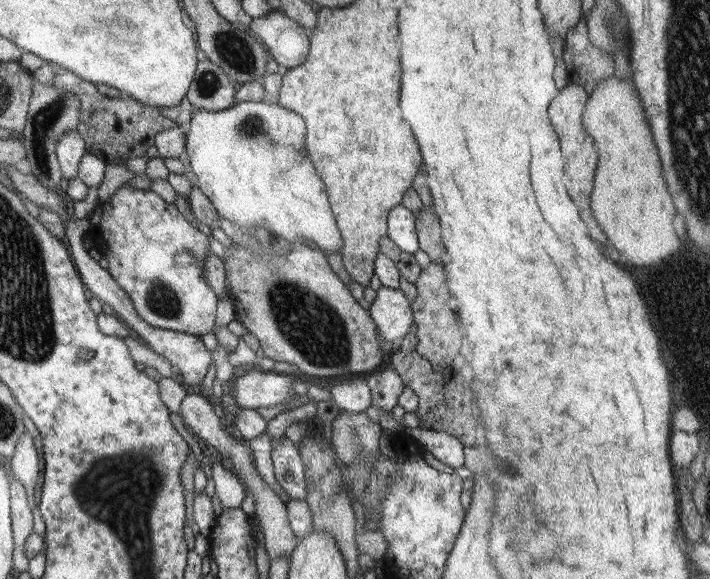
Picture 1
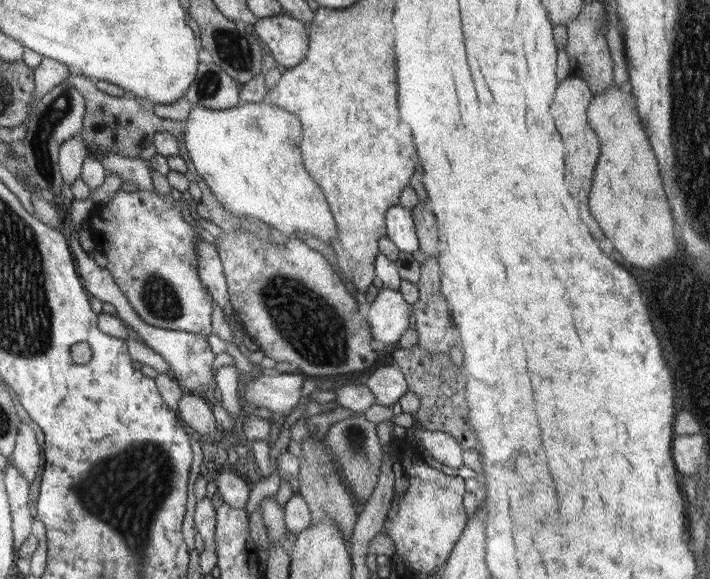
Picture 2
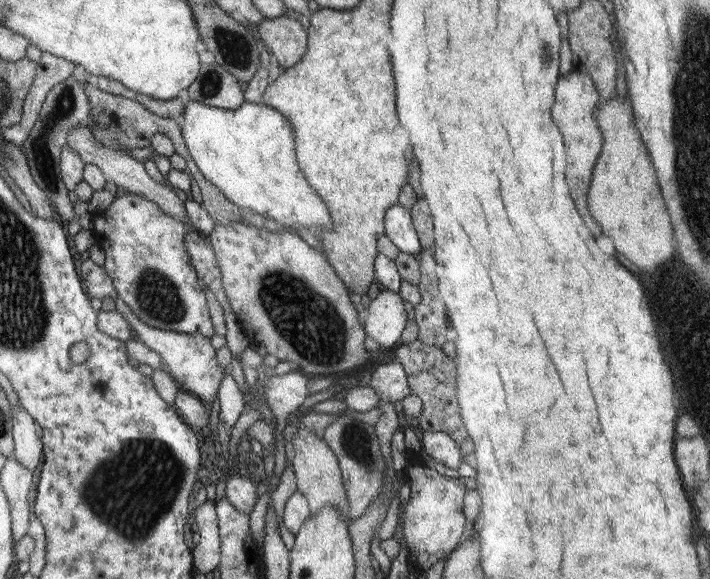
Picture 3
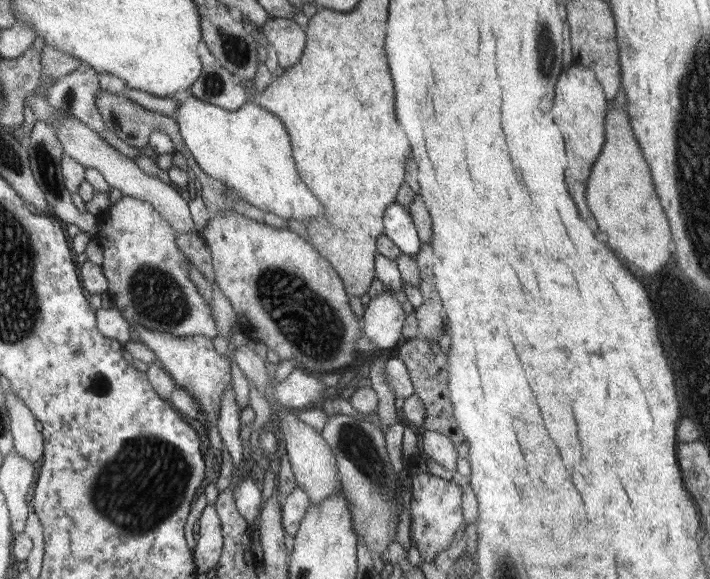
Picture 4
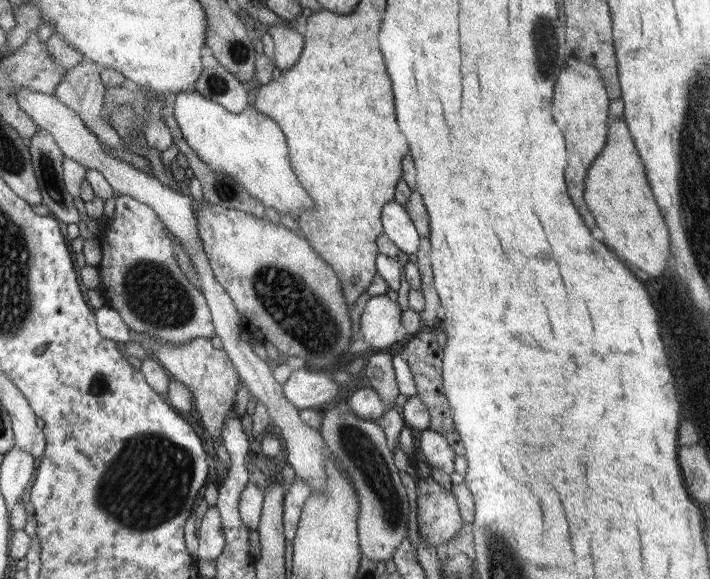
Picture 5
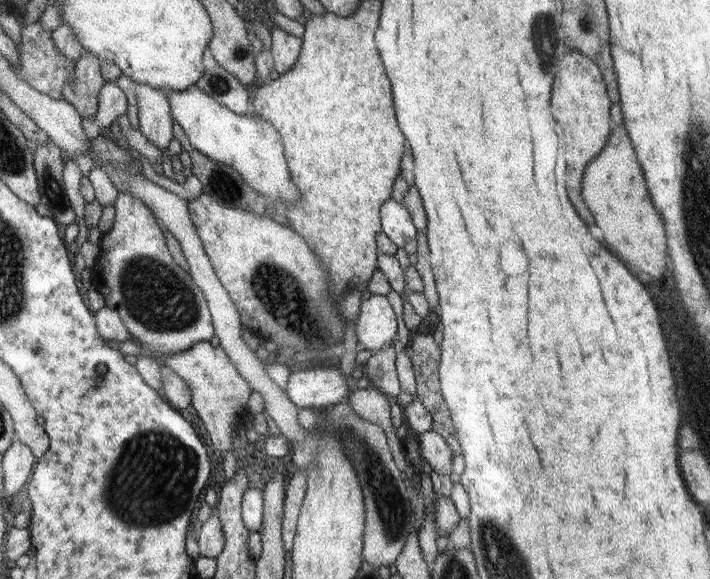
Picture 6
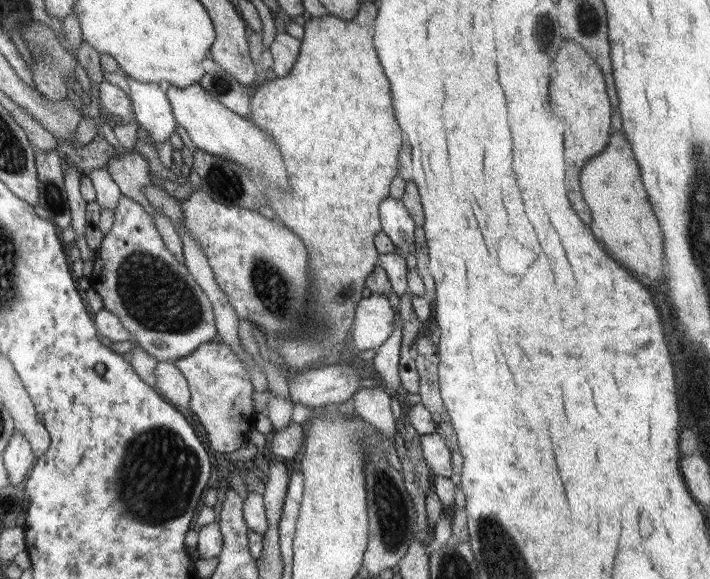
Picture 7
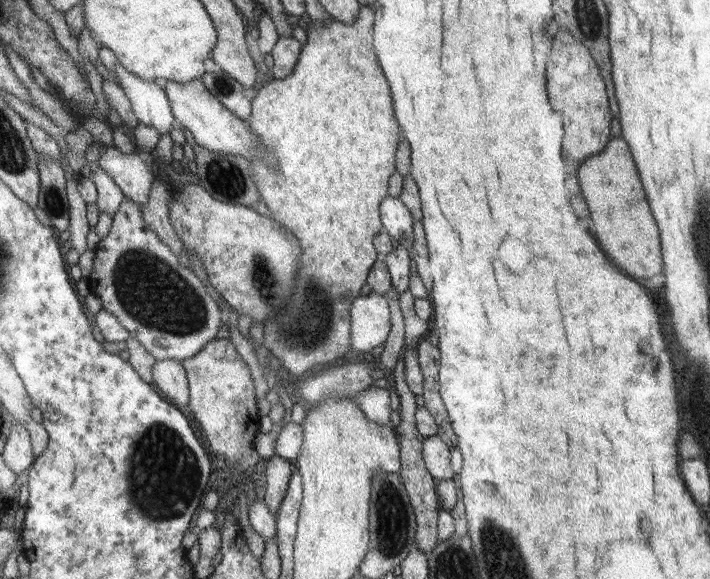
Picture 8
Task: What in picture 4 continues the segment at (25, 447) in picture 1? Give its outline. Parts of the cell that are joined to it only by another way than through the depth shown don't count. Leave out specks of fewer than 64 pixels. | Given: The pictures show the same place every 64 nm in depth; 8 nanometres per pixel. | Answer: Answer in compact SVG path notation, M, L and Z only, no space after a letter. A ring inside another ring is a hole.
M12 392L4 395L4 408L7 409L10 423L10 434L14 453L24 458L30 464L35 464L41 458L42 434L35 428L35 418L22 400Z

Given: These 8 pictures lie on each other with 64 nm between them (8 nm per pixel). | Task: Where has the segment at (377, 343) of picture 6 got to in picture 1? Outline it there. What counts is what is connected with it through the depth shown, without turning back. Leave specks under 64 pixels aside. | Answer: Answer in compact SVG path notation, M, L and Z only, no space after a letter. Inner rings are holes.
M379 287L368 313L380 338L393 342L403 338L413 322L410 302L399 289Z

